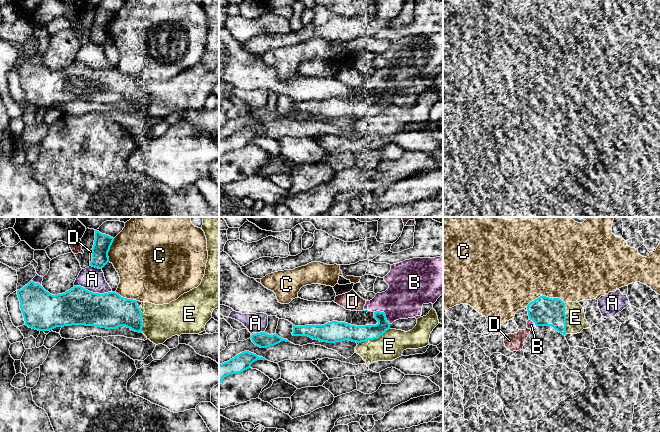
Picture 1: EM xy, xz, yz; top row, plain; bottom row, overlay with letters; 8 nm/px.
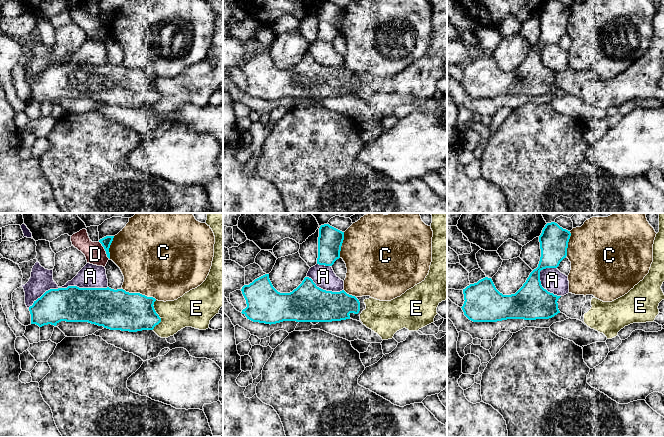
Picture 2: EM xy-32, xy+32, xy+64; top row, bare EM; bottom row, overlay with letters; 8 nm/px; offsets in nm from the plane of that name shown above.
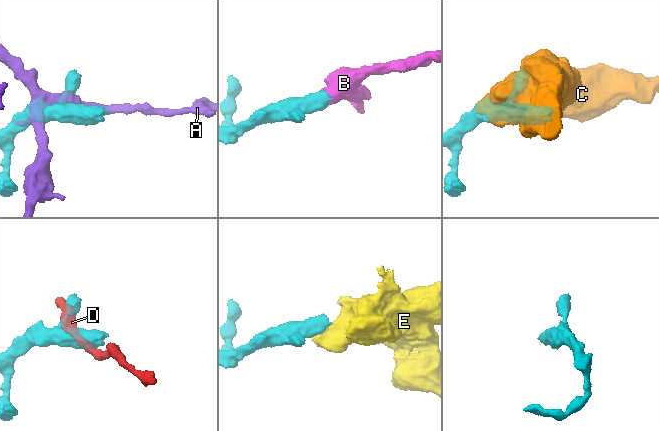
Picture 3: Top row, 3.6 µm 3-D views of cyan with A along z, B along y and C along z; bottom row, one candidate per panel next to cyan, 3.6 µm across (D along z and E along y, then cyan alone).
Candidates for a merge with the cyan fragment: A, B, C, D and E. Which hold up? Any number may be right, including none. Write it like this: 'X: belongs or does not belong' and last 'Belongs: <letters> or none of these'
A: does not belong
B: belongs
C: does not belong
D: does not belong
E: does not belong
Belongs: B

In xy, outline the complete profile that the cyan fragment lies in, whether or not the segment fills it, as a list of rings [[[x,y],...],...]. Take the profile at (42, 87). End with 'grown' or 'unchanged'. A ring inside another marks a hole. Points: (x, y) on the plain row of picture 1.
[[[30,57],[17,66],[25,101],[38,107],[50,107],[56,103],[85,101],[106,105],[121,102],[142,109],[142,88],[136,76],[121,73],[116,68],[93,69],[81,62],[74,62],[62,70],[52,71],[40,60]]]; unchanged

